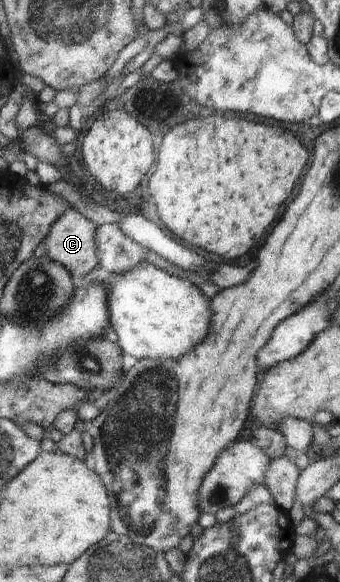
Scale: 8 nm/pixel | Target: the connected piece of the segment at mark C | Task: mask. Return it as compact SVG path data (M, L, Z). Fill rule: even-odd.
M68 208L47 232L44 240L47 256L67 267L72 278L82 279L99 263L95 245L96 227L81 212Z

